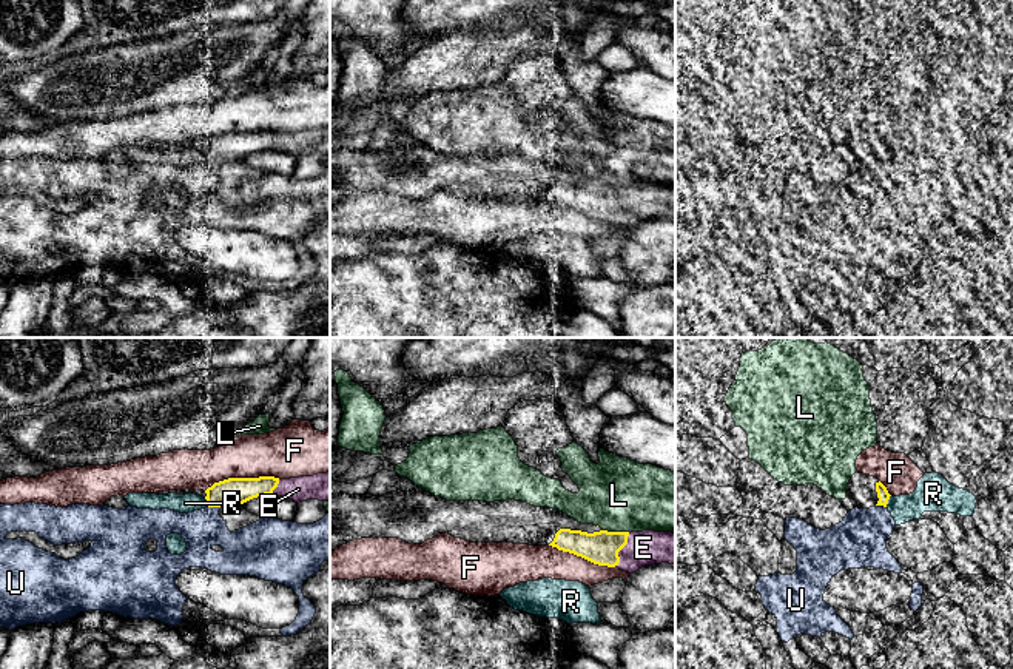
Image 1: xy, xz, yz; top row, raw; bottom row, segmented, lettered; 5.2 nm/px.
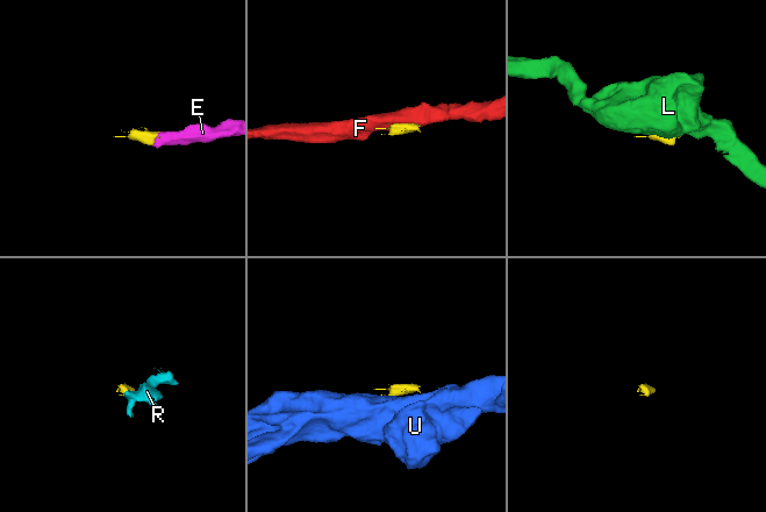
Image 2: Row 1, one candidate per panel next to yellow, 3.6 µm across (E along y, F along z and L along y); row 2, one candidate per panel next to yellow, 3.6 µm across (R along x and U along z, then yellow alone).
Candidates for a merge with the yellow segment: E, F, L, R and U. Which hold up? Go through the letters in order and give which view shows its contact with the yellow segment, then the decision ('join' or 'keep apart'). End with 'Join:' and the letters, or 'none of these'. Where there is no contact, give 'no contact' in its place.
E: meets yellow in xz; join
F: meets yellow in xy; keep apart
L: meets yellow in xz; keep apart
R: meets yellow in yz; keep apart
U: meets yellow in xy; keep apart
Join: E

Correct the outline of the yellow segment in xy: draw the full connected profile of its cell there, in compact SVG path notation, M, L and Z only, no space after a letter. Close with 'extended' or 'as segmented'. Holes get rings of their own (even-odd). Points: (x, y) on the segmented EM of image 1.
M330 472L318 473L313 476L299 476L290 479L279 479L274 476L259 476L259 478L228 478L214 482L205 492L202 490L168 490L157 492L156 495L168 493L196 493L207 499L208 507L220 507L225 503L244 504L253 498L276 495L282 498L293 499L294 503L302 503L307 499L330 499Z; extended

